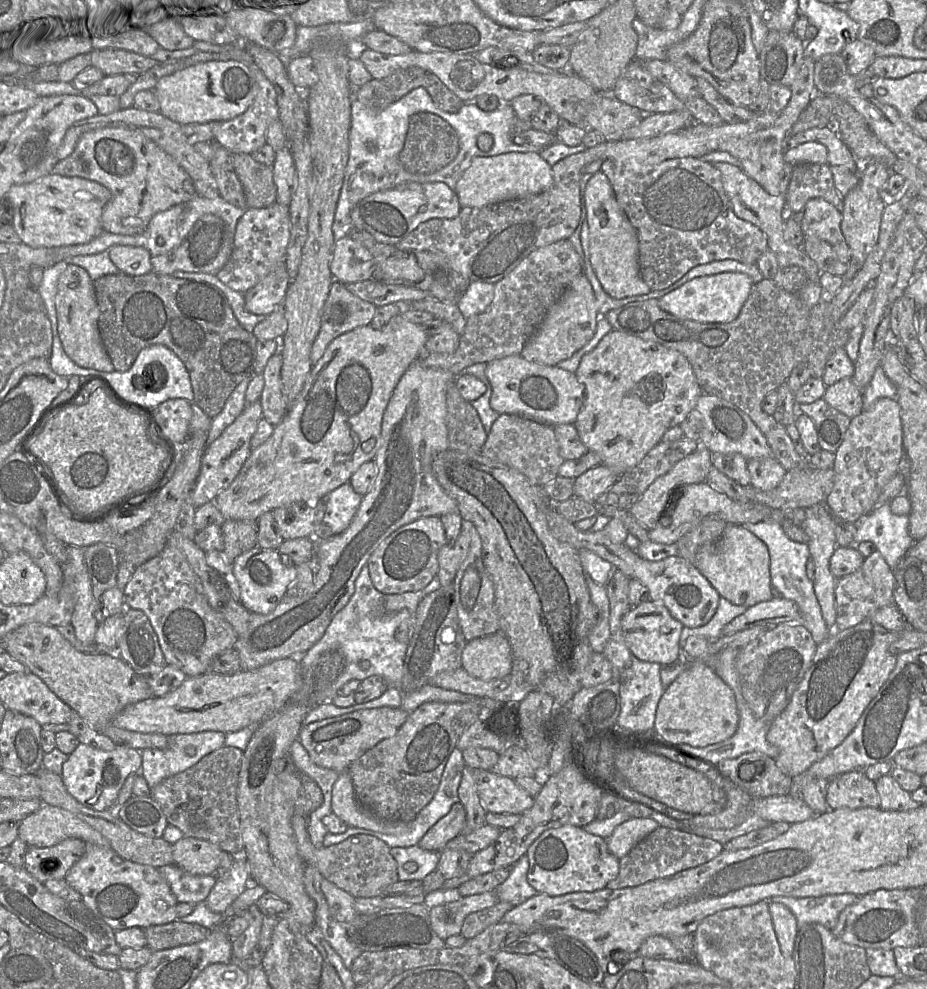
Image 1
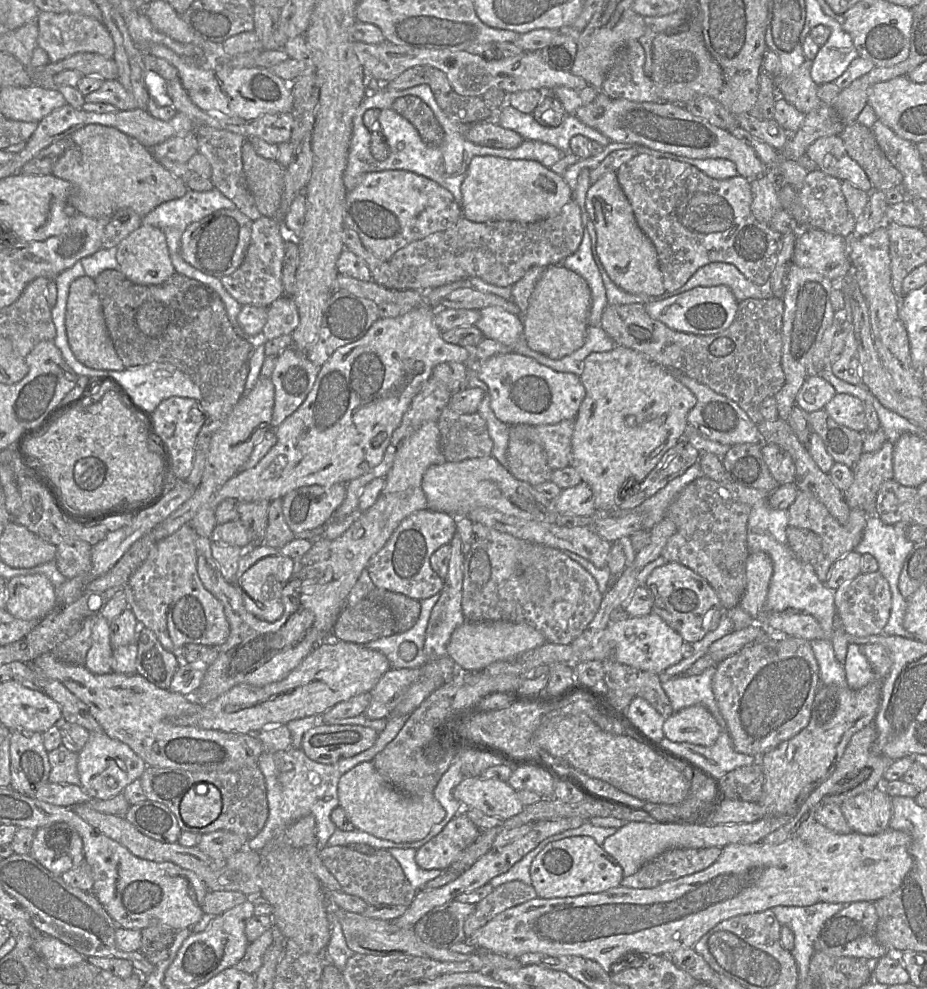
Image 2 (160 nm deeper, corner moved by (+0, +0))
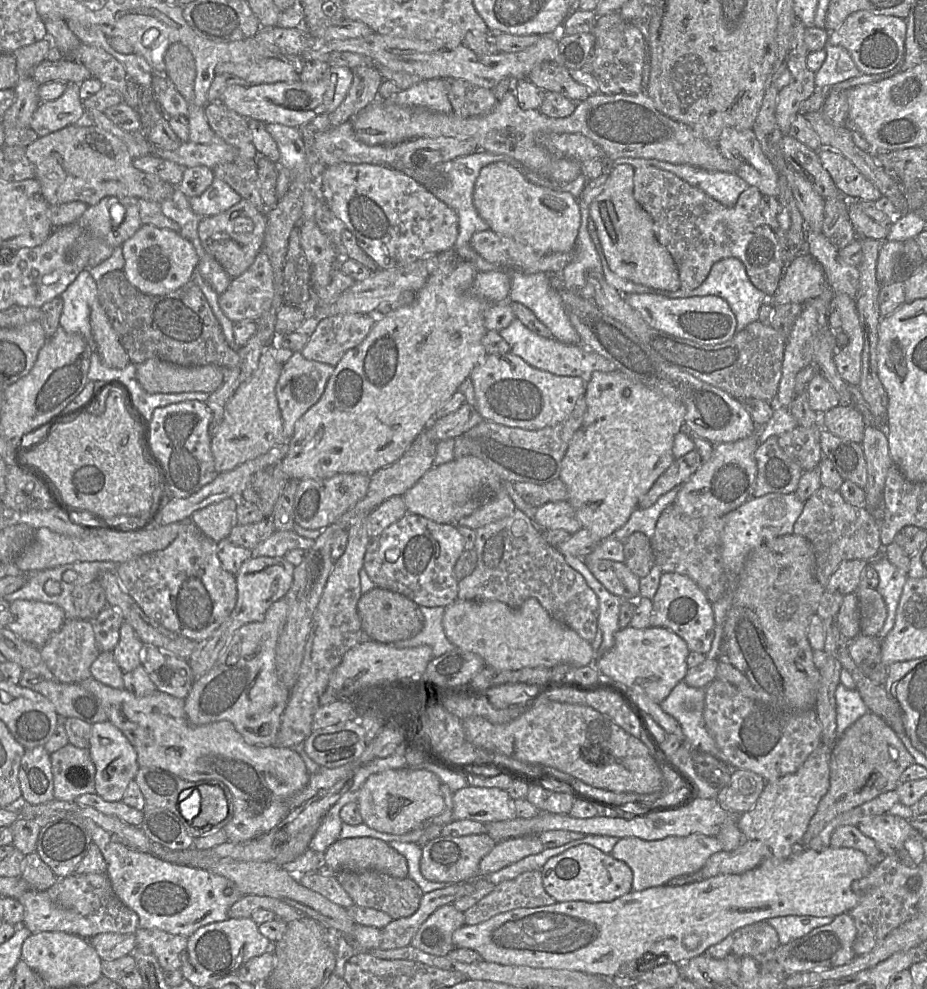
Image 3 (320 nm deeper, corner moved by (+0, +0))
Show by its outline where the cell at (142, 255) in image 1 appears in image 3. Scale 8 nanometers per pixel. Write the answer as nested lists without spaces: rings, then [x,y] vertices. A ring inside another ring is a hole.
[[[143,224],[122,247],[125,266],[123,271],[129,282],[149,295],[164,295],[177,290],[192,280],[199,264],[193,244],[180,233]]]

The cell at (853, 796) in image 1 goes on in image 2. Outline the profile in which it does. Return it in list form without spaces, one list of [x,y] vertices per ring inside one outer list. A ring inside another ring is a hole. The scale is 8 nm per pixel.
[[[878,786],[847,799],[840,808],[852,831],[874,835],[889,828],[891,798]]]

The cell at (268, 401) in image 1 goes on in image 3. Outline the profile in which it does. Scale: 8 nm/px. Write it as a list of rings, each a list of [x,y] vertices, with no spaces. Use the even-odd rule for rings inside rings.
[[[294,352],[282,366],[276,384],[276,397],[281,411],[286,439],[292,437],[299,418],[321,398],[334,367],[314,360],[307,360],[301,352]]]

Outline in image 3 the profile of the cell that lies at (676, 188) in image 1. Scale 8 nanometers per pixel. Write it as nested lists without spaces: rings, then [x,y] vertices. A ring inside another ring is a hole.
[[[653,166],[636,168],[633,182],[635,200],[651,216],[657,240],[669,251],[677,265],[680,289],[696,289],[705,281],[717,261],[735,257],[742,261],[749,279],[756,288],[769,297],[775,294],[784,275],[786,263],[778,236],[763,217],[761,211],[763,195],[757,187],[749,185],[740,194],[736,204],[727,207],[673,173]]]

